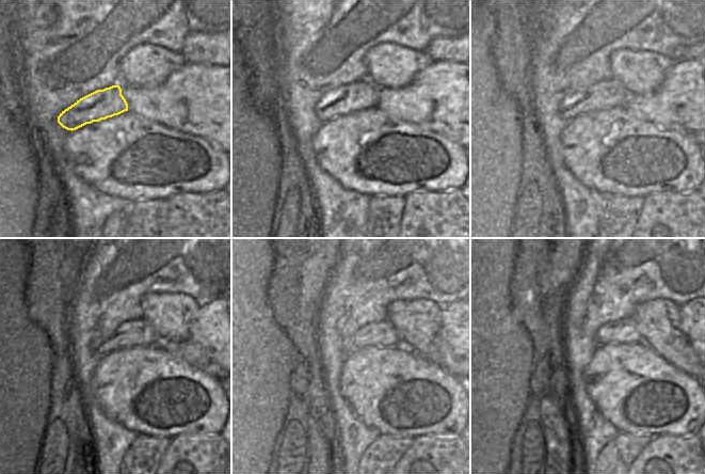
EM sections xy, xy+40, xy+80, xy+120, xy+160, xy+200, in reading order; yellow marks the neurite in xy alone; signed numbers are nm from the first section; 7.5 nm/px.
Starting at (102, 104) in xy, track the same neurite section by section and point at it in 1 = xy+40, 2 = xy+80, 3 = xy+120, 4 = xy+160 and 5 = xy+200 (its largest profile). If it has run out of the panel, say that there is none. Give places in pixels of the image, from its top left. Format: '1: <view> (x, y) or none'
1: xy+40 (325, 113)
2: xy+80 (577, 110)
3: xy+120 (144, 334)
4: xy+160 (383, 334)
5: xy+200 (624, 331)

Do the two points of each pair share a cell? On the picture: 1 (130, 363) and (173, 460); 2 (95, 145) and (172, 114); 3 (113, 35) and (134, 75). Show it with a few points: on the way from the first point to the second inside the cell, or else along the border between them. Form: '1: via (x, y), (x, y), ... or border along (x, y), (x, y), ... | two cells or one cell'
1: border along (195, 432), (182, 432), (171, 438) | two cells
2: border along (131, 112), (178, 130) | two cells
3: border along (146, 43), (135, 45), (119, 61), (119, 79) | two cells

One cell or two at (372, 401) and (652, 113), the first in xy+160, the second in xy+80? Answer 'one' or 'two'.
two

